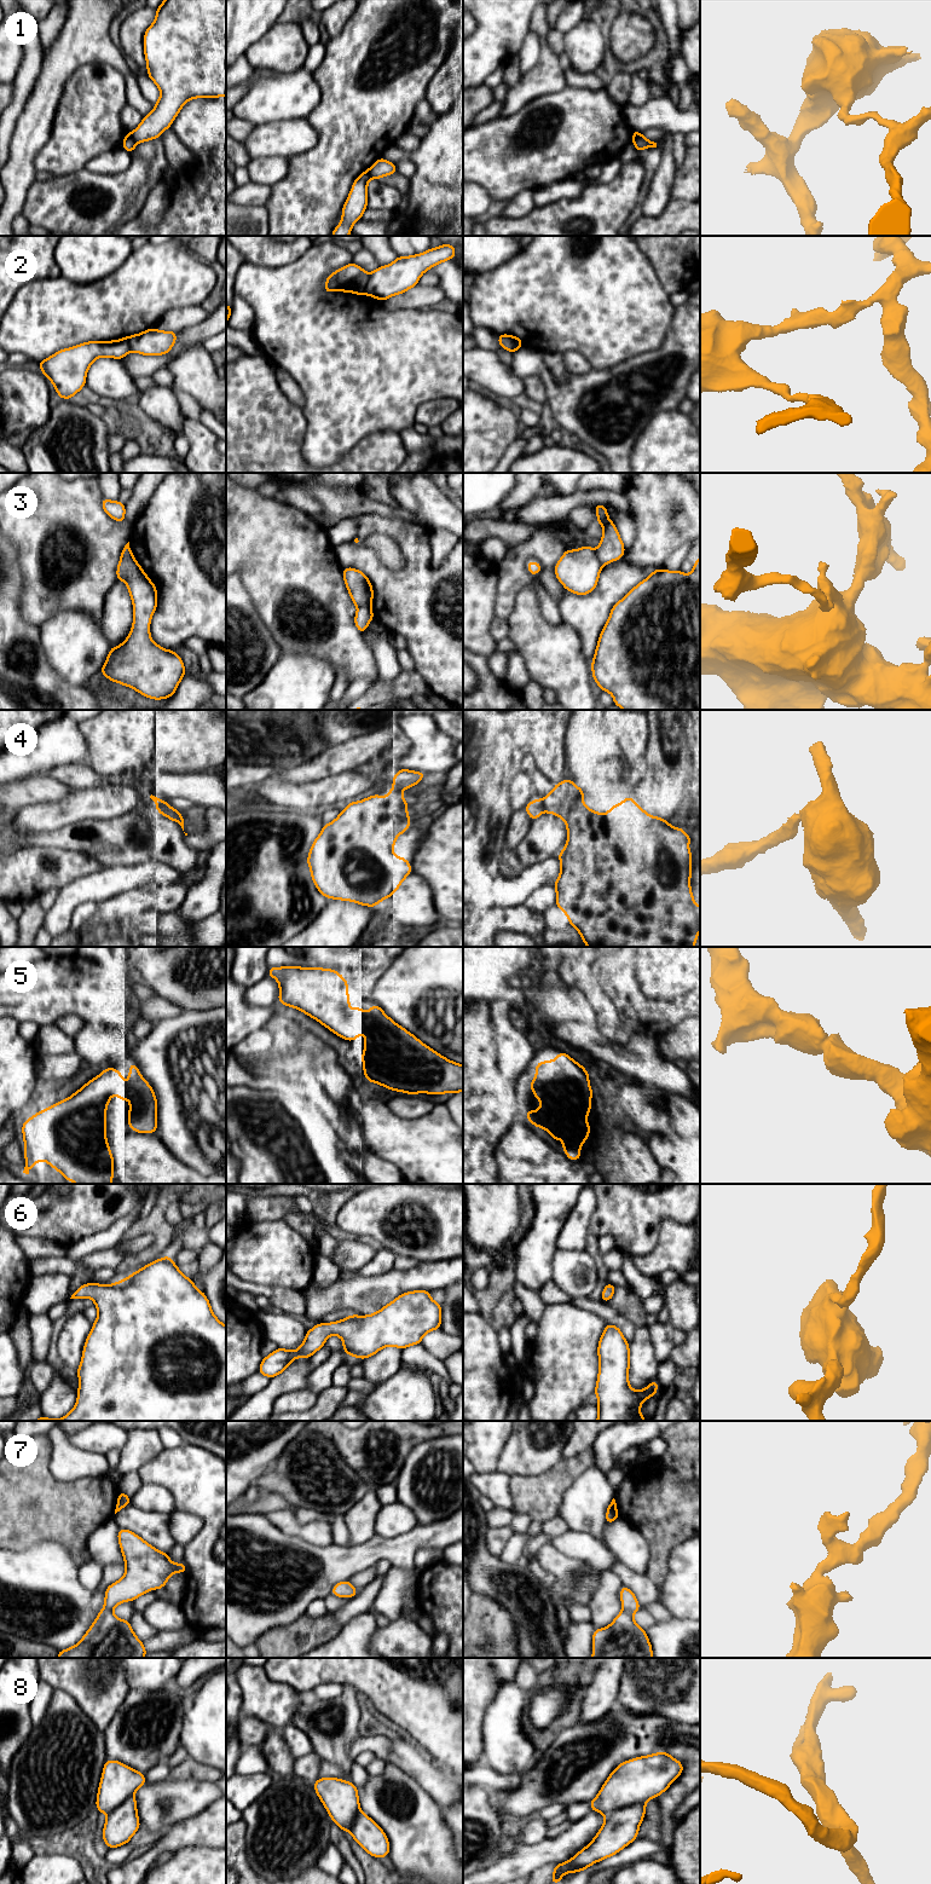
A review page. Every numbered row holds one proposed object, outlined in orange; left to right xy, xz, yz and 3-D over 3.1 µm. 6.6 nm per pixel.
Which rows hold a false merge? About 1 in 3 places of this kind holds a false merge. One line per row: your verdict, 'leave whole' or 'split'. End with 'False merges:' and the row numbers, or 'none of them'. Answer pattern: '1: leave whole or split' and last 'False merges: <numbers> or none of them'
1: split
2: split
3: split
4: split
5: leave whole
6: leave whole
7: leave whole
8: leave whole
False merges: 1, 2, 3, 4

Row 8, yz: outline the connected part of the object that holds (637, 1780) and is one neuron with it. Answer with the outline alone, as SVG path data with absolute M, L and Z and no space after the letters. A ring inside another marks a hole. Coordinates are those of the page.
M655 1752L620 1763L609 1774L590 1810L603 1814L603 1826L595 1838L571 1860L555 1865L551 1884L566 1873L615 1855L638 1837L646 1802L657 1798L683 1773L683 1764L669 1752Z

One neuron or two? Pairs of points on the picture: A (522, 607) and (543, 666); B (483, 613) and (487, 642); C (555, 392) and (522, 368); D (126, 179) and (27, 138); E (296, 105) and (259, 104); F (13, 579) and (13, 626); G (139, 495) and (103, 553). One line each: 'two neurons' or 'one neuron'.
A: one neuron
B: one neuron
C: one neuron
D: two neurons
E: one neuron
F: one neuron
G: two neurons

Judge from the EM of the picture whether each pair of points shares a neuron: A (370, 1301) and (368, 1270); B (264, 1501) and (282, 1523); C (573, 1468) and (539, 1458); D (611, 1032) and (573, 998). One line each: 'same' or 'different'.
A: different
B: different
C: different
D: different

